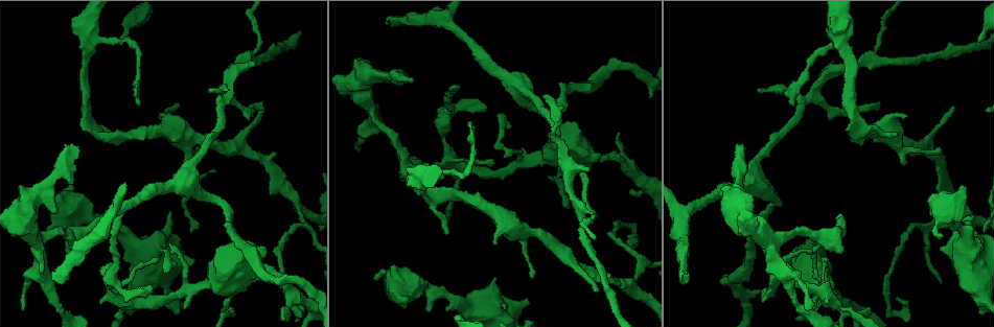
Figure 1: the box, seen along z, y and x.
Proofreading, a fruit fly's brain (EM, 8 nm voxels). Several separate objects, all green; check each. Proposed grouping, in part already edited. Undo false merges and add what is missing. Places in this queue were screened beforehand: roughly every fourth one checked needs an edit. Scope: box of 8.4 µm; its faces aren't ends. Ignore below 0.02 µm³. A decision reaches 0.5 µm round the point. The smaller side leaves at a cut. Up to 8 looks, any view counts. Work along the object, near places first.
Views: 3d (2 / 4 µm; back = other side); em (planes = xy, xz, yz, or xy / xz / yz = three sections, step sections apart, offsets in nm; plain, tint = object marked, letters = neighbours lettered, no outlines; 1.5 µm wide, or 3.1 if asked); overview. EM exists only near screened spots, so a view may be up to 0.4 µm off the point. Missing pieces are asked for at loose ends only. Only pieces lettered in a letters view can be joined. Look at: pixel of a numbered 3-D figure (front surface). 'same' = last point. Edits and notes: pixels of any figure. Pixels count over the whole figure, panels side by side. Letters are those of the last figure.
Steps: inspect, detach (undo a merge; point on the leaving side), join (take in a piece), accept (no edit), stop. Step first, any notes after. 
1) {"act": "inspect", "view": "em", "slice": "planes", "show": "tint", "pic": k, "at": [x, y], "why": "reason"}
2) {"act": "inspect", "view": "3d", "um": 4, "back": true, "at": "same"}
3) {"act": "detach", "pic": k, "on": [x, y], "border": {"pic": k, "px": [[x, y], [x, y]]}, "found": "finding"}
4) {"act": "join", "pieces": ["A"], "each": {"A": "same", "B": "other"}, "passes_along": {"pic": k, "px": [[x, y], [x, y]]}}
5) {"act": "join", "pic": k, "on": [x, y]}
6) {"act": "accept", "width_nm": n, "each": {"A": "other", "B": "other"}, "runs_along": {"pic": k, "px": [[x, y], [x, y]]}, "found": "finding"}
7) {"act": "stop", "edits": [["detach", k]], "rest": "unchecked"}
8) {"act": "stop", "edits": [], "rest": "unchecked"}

{"act": "inspect", "view": "em", "slice": "planes", "show": "letters", "pic": 1, "at": [598, 214], "why": "free end"}

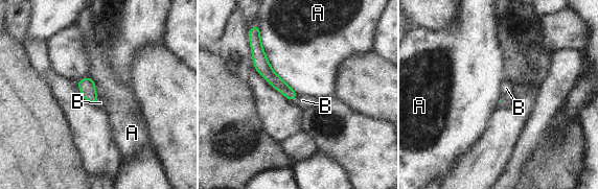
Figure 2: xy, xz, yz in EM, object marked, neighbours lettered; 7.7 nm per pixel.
{"act": "join", "pieces": ["B"], "each": {"A": "other", "B": "same"}, "passes_along": {"pic": 2, "px": [[270, 75], [295, 96], [302, 100]]}, "found": "the neuron continues"}

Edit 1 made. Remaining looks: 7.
{"act": "inspect", "view": "3d", "um": 4, "pic": 1, "at": [525, 239], "why": "free end"}

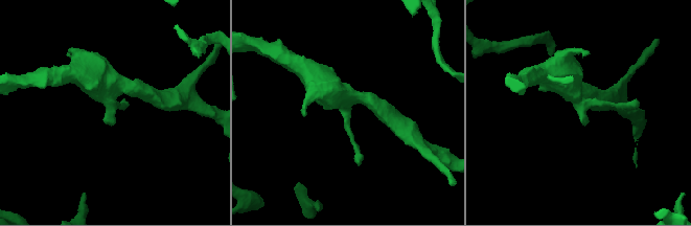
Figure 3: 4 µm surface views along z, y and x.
{"act": "inspect", "view": "em", "slice": "xy", "step": 8, "show": "letters", "pic": 3, "at": [112, 123]}

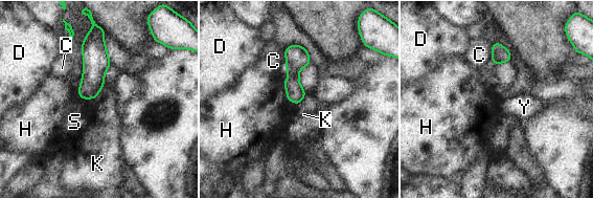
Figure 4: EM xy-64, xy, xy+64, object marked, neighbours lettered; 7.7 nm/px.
{"act": "inspect", "view": "em", "slice": "planes", "show": "letters", "at": "same", "why": "another direction"}

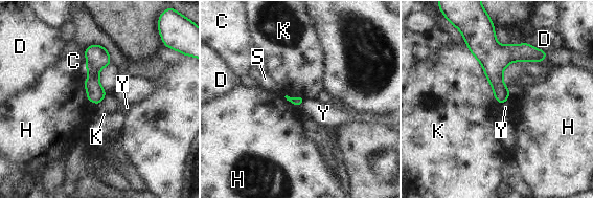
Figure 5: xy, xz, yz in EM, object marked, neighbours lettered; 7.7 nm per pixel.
{"act": "accept", "each": {"C": "other", "D": "other", "H": "other", "K": "other", "S": "other", "Y": "other"}, "border": {"pic": 5, "px": [[107, 95], [97, 104]]}, "found": "no lettered piece goes on from it"}

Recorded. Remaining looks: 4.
{"act": "inspect", "view": "em", "slice": "planes", "show": "tint", "pic": 1, "at": [186, 291], "why": "sudden change in width"}

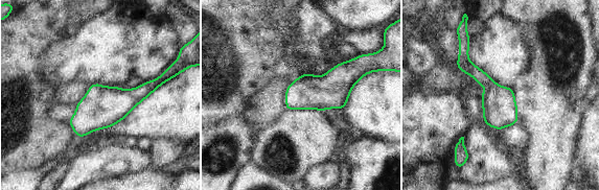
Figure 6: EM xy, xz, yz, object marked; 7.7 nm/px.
{"act": "inspect", "view": "em", "slice": "planes", "show": "letters", "at": "same", "why": "what lies round it"}

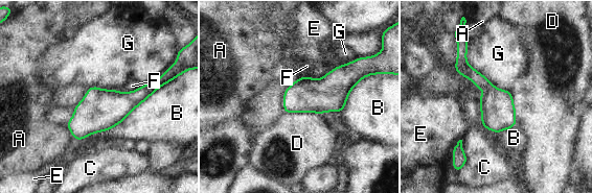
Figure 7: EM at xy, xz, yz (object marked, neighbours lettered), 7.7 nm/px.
{"act": "accept", "each": {"A": "other", "B": "other", "C": "other", "D": "other", "E": "other", "F": "other", "G": "other"}, "found": "continuous, no second neuron"}

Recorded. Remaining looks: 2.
{"act": "stop", "edits": [["join", 2]], "rest": "unchecked"}

